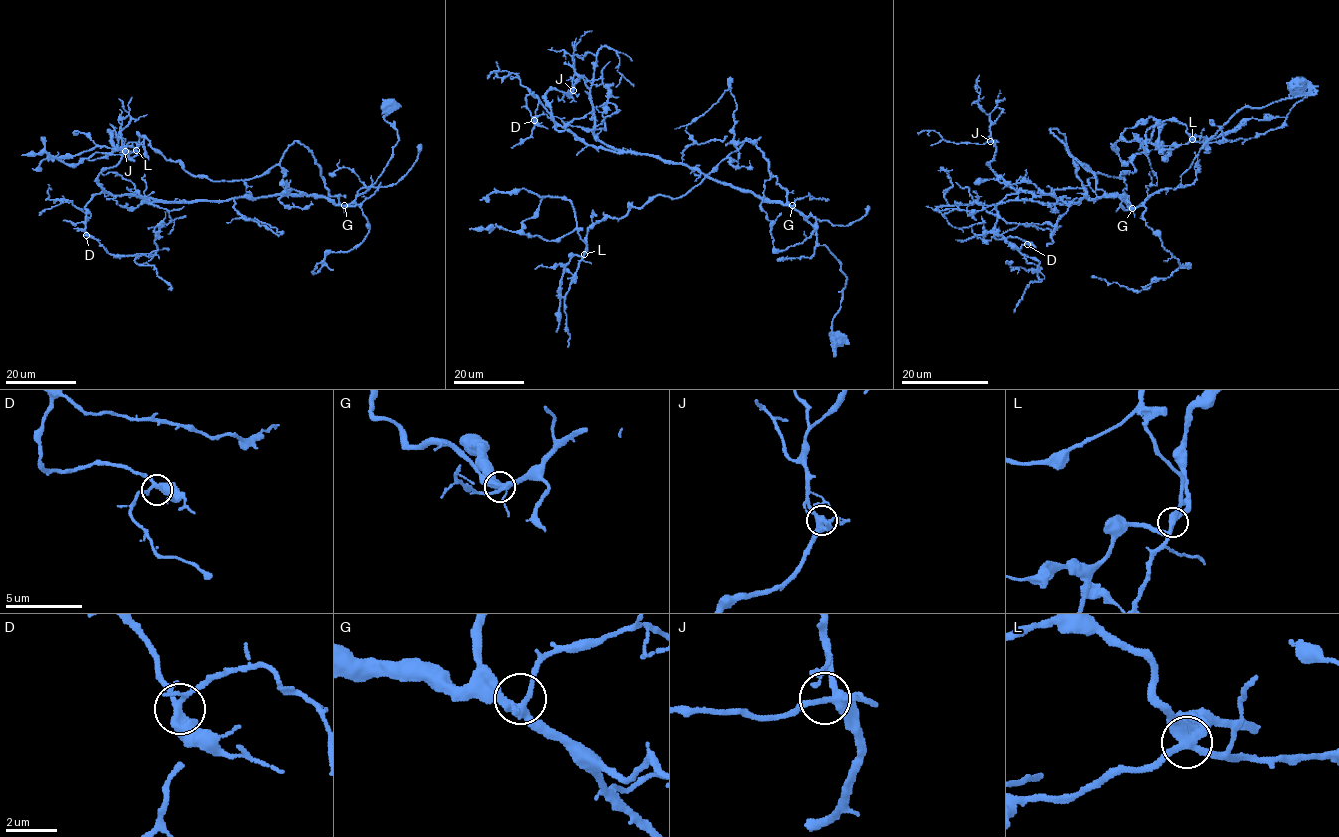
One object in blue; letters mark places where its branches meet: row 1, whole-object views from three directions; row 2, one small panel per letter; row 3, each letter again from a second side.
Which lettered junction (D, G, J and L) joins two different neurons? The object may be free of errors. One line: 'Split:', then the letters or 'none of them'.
Split: L

